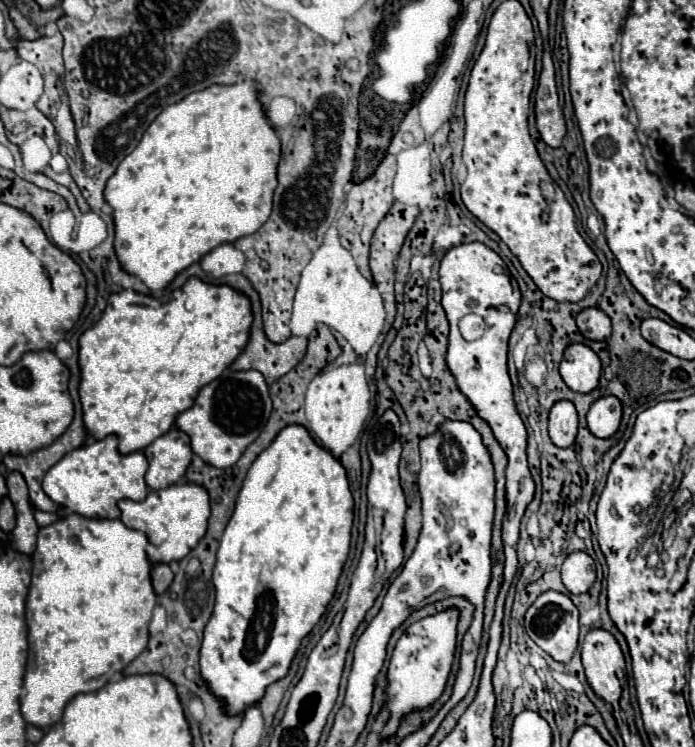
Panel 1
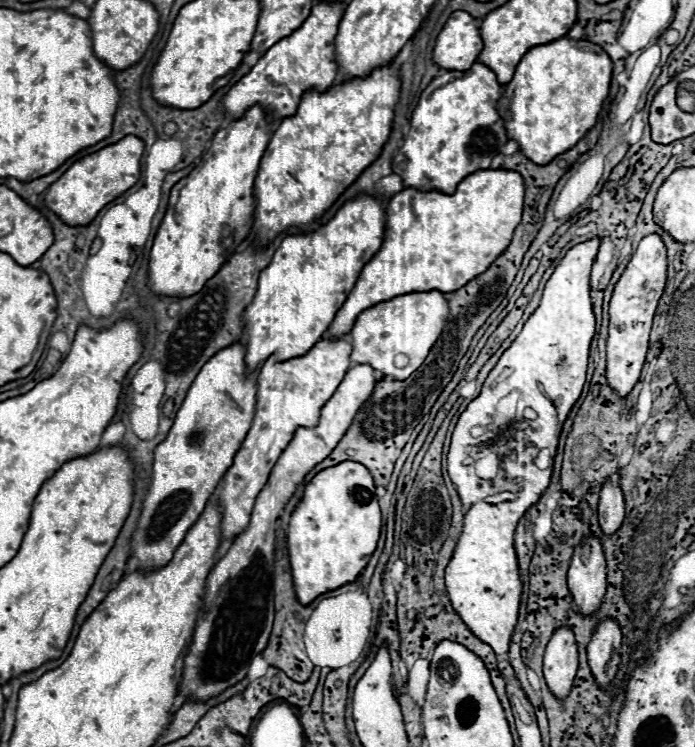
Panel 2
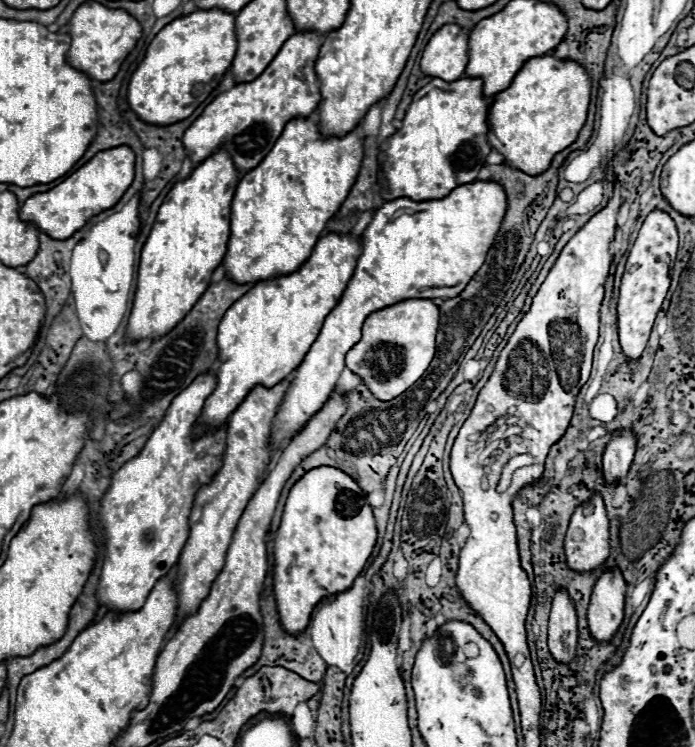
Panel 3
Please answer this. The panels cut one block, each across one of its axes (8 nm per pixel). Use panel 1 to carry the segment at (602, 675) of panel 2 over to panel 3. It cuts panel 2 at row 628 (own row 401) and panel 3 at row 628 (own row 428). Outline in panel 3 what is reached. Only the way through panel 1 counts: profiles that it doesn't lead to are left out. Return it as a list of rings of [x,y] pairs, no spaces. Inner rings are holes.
[[[620,568],[604,570],[592,590],[588,606],[588,626],[598,642],[608,642],[624,618],[626,580]]]

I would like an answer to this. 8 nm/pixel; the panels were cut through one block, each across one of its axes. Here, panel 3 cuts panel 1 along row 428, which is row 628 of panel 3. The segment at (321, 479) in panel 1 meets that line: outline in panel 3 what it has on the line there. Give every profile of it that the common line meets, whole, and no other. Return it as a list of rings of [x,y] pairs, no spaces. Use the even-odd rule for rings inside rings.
[[[320,466],[306,472],[292,488],[284,506],[278,538],[274,542],[274,596],[280,616],[280,624],[286,634],[302,634],[310,622],[310,614],[316,604],[332,594],[348,590],[354,578],[366,566],[376,546],[376,522],[366,494],[344,472],[330,466]]]

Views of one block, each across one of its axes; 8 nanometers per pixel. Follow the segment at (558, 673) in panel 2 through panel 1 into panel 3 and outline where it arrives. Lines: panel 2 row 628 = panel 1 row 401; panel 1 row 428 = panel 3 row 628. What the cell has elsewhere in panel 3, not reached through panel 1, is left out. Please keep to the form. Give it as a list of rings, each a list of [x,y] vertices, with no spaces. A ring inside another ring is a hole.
[[[558,588],[552,600],[550,628],[548,628],[548,648],[558,662],[572,662],[578,644],[576,628],[576,608],[566,590]]]

